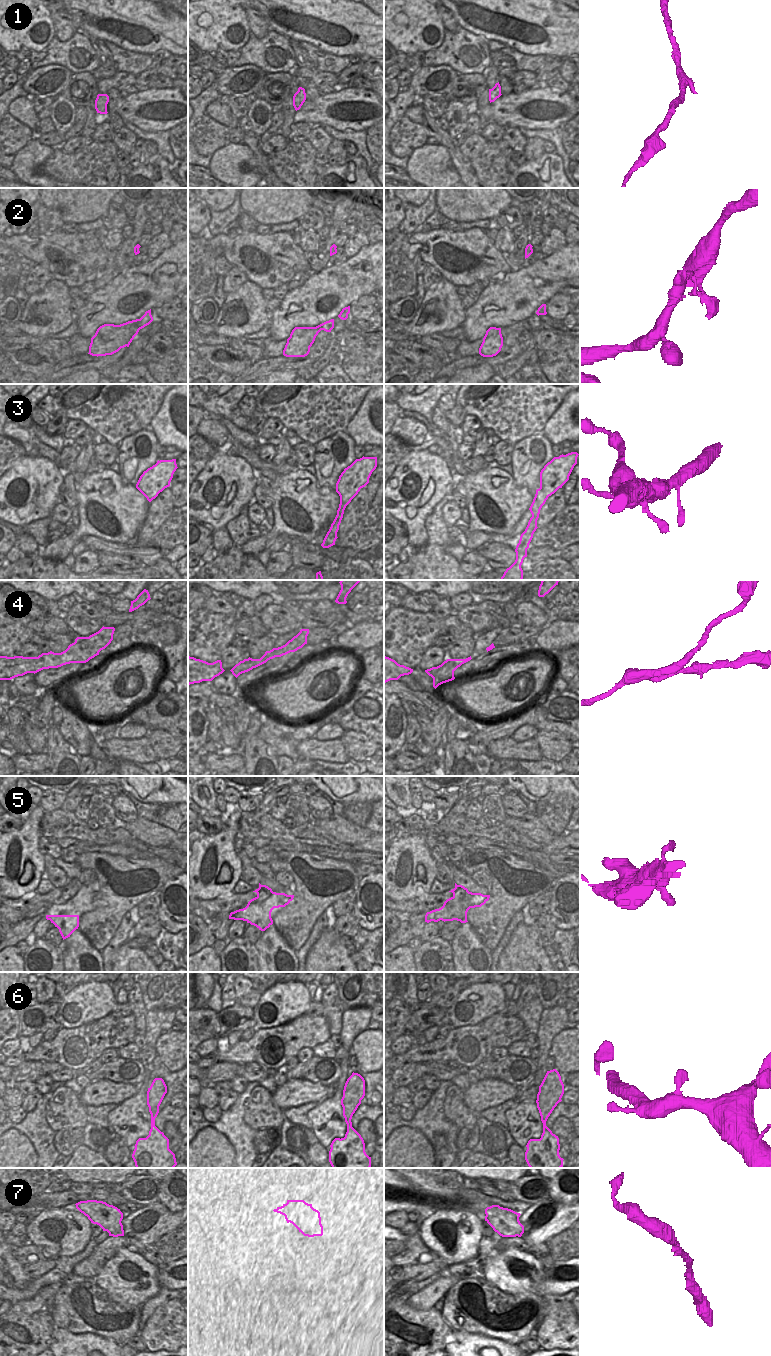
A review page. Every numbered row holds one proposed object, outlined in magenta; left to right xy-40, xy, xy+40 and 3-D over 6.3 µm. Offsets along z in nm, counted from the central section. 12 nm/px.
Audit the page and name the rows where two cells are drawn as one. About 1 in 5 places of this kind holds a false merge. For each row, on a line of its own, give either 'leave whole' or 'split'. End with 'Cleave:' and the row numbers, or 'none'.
1: leave whole
2: split
3: leave whole
4: split
5: split
6: leave whole
7: leave whole
Cleave: 2, 4, 5

